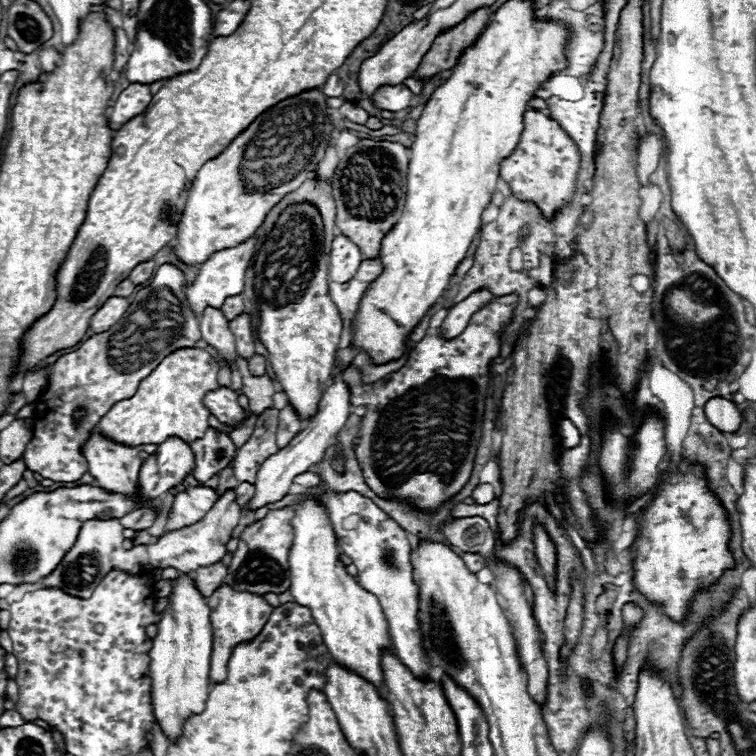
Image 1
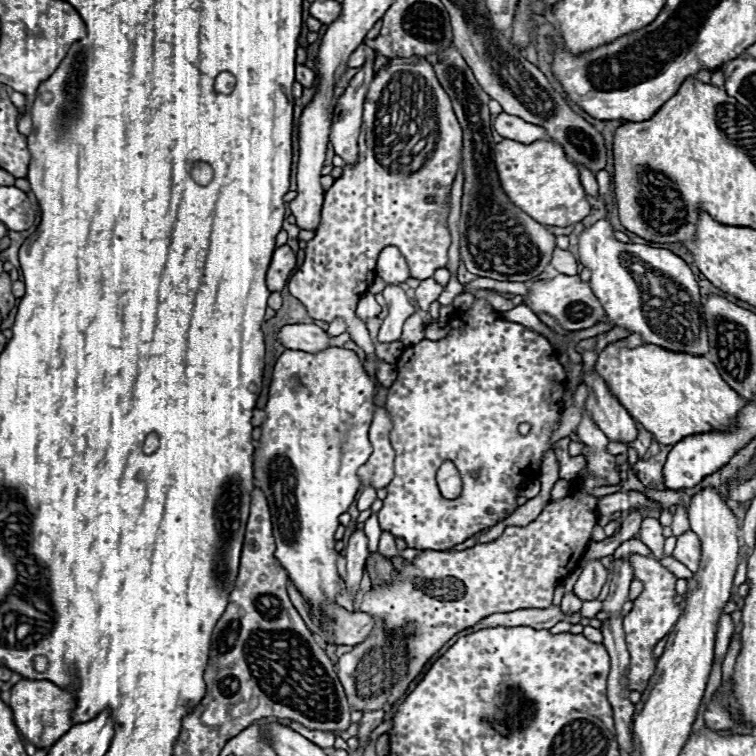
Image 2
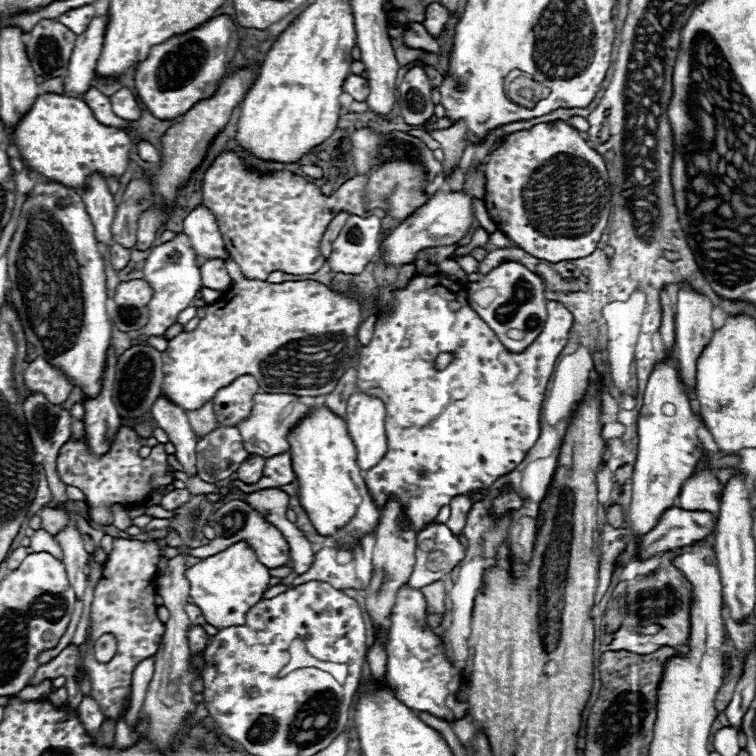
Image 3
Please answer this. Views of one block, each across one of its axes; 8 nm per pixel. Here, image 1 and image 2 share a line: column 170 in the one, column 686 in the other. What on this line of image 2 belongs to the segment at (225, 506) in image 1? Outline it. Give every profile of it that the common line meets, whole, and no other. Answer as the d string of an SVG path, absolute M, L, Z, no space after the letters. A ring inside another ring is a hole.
M692 530L678 536L678 544L676 544L672 556L678 562L682 562L686 568L696 572L698 564L700 564L700 540L698 540L698 536Z

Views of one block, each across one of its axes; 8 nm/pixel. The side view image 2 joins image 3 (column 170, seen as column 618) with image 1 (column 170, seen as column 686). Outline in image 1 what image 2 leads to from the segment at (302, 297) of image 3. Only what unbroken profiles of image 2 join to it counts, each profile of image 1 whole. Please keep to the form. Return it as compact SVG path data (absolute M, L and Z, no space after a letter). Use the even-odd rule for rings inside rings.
M180 348L156 366L152 374L148 374L136 394L128 400L120 400L112 410L98 422L96 430L118 444L124 446L140 446L140 444L162 444L168 436L182 438L184 442L192 442L204 436L208 428L208 408L202 404L202 398L208 390L216 390L216 370L218 364L204 364L204 350L200 348Z

